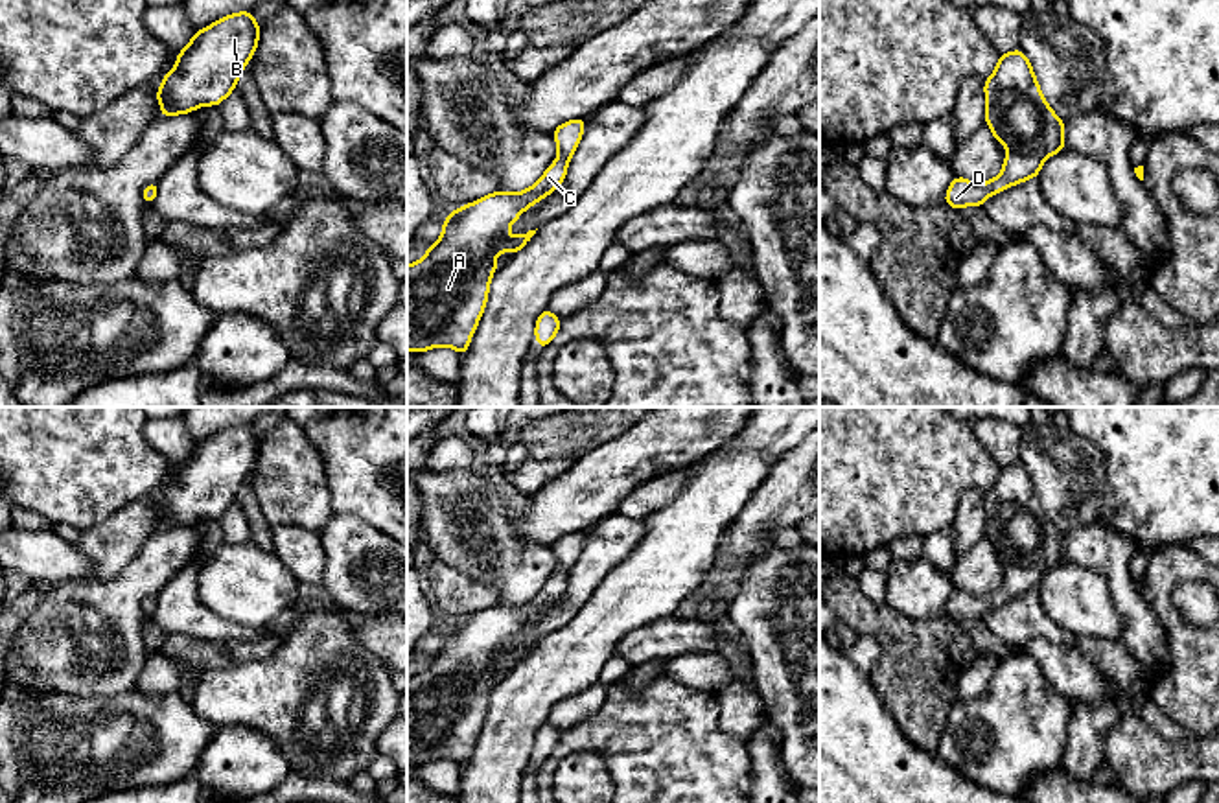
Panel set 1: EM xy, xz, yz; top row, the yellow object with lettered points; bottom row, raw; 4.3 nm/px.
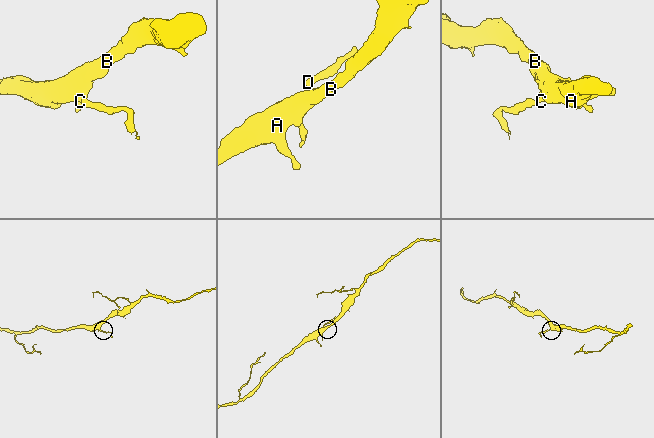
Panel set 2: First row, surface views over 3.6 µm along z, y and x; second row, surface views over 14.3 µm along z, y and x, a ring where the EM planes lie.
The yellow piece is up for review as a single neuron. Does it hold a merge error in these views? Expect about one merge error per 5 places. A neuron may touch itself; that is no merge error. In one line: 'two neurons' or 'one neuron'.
one neuron

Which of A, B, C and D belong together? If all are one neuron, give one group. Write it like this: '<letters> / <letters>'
A B C D

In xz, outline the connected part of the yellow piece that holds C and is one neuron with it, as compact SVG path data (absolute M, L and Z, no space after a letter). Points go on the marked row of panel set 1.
M586 116L558 125L552 133L558 158L534 186L517 193L493 192L455 208L444 219L440 239L429 245L422 260L407 265L407 350L422 354L429 348L451 346L464 357L488 300L490 278L497 271L495 252L517 254L536 234L528 230L525 236L508 236L506 230L530 204L563 184L567 162L578 147L584 127Z

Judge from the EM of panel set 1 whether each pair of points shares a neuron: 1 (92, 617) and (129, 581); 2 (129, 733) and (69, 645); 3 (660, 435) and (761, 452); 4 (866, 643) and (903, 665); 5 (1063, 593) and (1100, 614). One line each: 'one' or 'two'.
1: one
2: two
3: two
4: two
5: one

